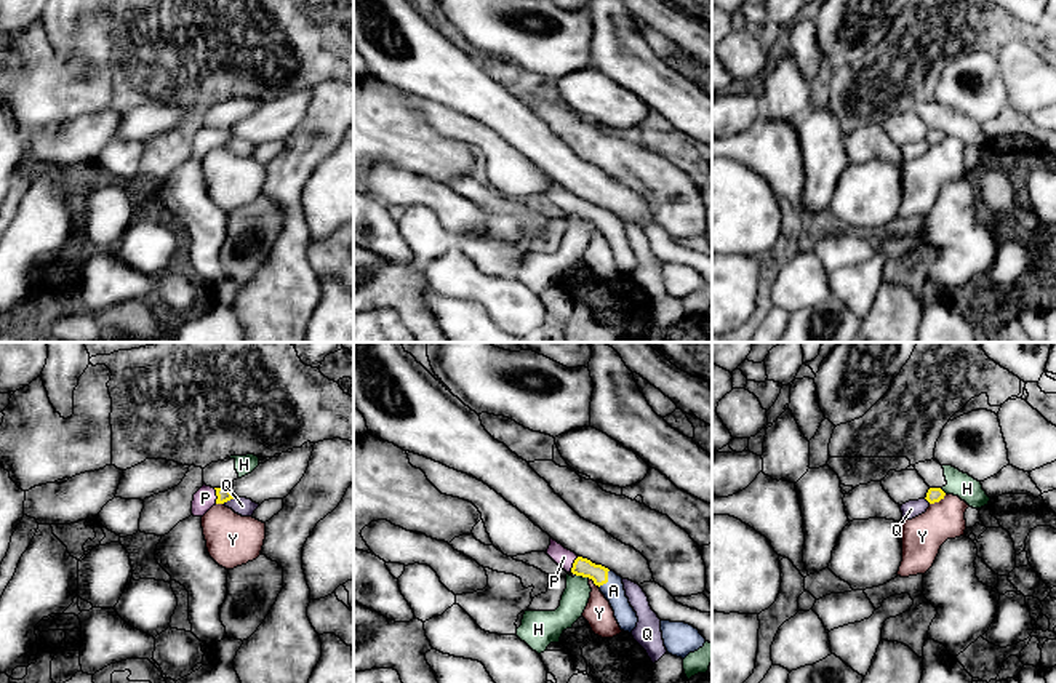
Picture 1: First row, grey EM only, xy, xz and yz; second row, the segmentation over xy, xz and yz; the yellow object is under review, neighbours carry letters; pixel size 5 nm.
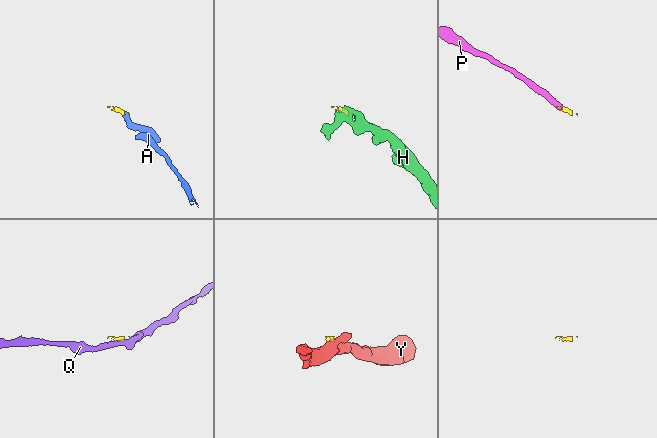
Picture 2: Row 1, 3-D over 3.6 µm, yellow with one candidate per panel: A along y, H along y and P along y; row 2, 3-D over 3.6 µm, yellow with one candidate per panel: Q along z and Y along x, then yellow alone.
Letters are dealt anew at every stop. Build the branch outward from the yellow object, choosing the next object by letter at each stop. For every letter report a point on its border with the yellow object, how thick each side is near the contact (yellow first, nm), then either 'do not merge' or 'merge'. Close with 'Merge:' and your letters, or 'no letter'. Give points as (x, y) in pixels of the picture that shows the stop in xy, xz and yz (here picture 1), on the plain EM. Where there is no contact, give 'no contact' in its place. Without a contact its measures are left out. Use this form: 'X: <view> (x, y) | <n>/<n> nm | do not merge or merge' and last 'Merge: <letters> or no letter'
A: xz (607, 221) | 90/110 nm | merge
H: xz (583, 218) | 90/140 nm | do not merge
P: xy (216, 136) | 70/110 nm | merge
Q: xy (228, 141) | 70/90 nm | do not merge
Y: yz (938, 143) | 80/200 nm | do not merge
Merge: A, P

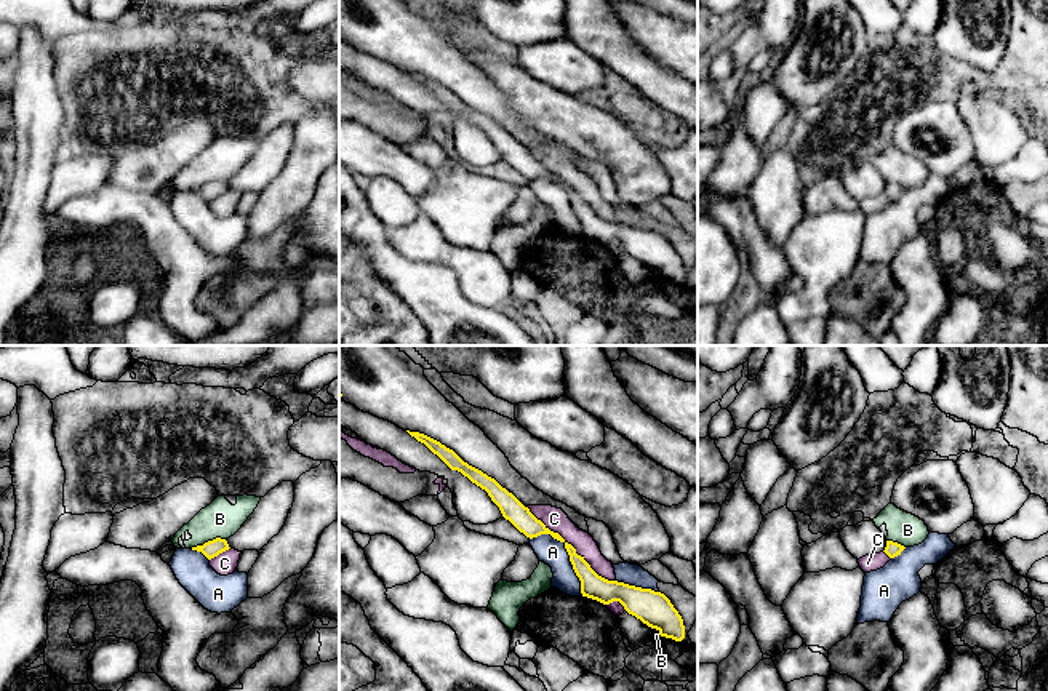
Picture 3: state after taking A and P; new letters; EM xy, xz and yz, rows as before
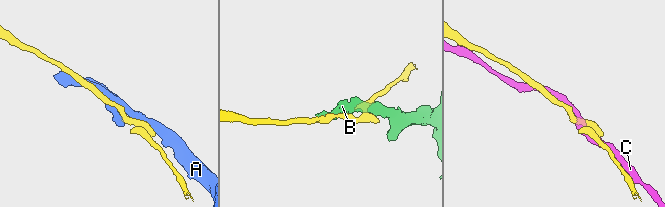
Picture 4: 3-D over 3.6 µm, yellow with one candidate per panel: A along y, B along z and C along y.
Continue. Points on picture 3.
A: xz (568, 195) | 130/140 nm | do not merge
B: xy (208, 183) | 90/180 nm | do not merge
C: xz (572, 187) | 130/120 nm | do not merge
Merge: no letter

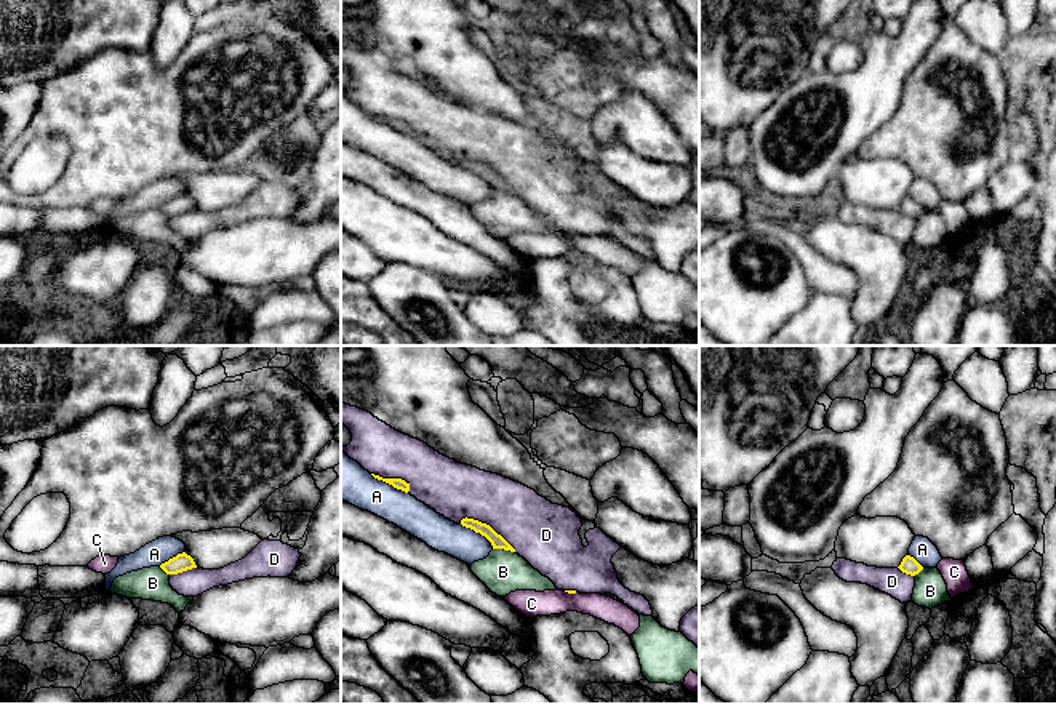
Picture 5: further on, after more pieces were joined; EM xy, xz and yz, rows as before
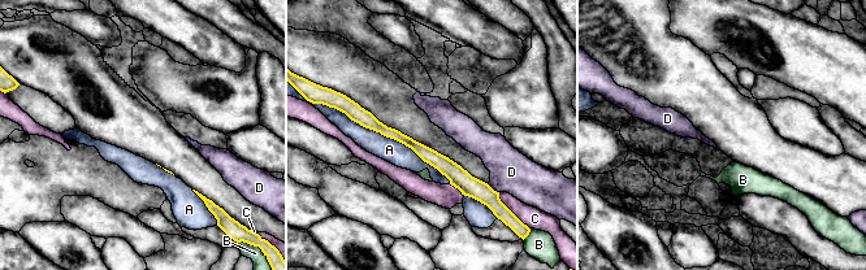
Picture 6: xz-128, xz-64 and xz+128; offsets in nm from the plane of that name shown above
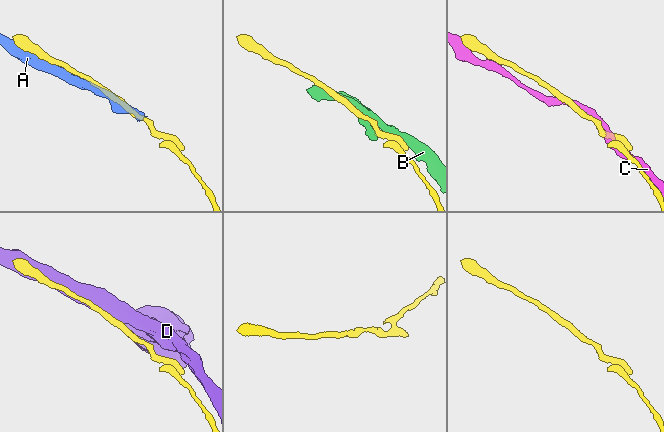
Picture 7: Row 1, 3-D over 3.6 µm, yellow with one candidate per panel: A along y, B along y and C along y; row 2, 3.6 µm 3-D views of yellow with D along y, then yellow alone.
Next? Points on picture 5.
A: xz (389, 125) | 60/220 nm | do not merge
B: xz (504, 191) | 70/220 nm | do not merge
C: xz (570, 234) | 20/140 nm | do not merge
D: xz (488, 167) | 70/300 nm | do not merge
Merge: no letter

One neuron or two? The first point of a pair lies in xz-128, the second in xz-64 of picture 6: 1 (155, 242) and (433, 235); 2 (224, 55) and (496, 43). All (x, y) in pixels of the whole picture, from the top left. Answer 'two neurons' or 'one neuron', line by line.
1: one neuron
2: one neuron

